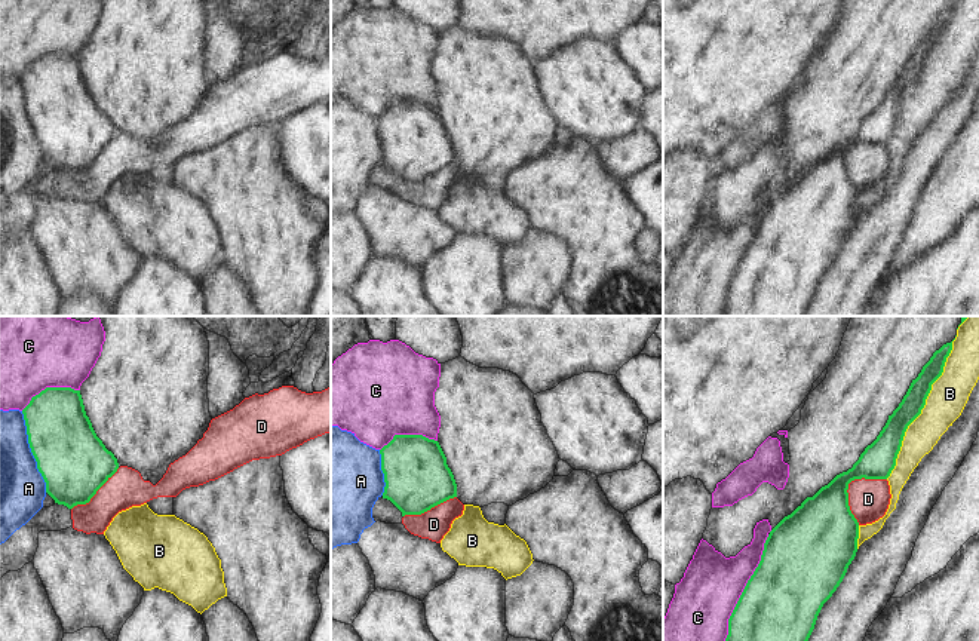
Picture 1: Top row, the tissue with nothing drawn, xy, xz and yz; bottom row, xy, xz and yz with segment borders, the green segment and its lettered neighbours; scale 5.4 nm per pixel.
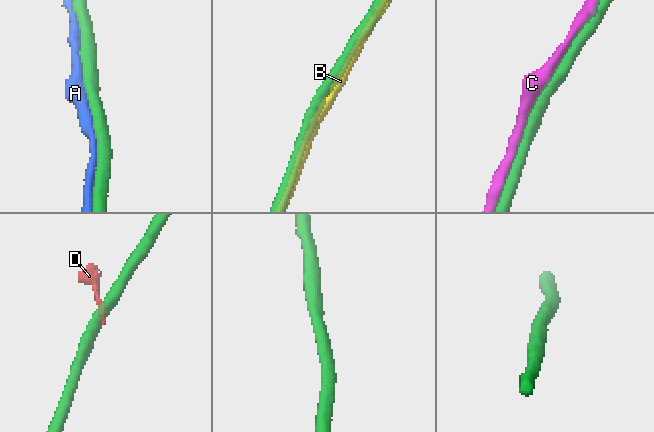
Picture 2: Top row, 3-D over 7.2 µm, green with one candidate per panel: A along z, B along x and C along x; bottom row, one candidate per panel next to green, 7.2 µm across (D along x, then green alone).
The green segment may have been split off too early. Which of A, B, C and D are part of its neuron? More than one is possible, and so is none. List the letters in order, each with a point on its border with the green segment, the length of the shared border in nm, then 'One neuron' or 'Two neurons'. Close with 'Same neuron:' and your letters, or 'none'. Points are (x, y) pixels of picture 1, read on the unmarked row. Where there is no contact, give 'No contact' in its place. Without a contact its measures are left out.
A: Touches green at xy (31, 119). Shared border 460 nm. Two neurons
B: Touches green at yz (923, 74). Shared border 850 nm. Two neurons
C: Touches green at yz (743, 258). Shared border 650 nm. Two neurons
D: Touches green at yz (847, 153). Shared border 300 nm. Two neurons
Same neuron: none

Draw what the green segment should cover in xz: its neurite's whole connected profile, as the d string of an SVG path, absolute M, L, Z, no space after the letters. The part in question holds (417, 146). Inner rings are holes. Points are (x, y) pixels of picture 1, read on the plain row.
M395 102L380 117L384 141L383 166L390 168L405 183L421 183L432 175L457 165L457 151L438 108L423 102Z

